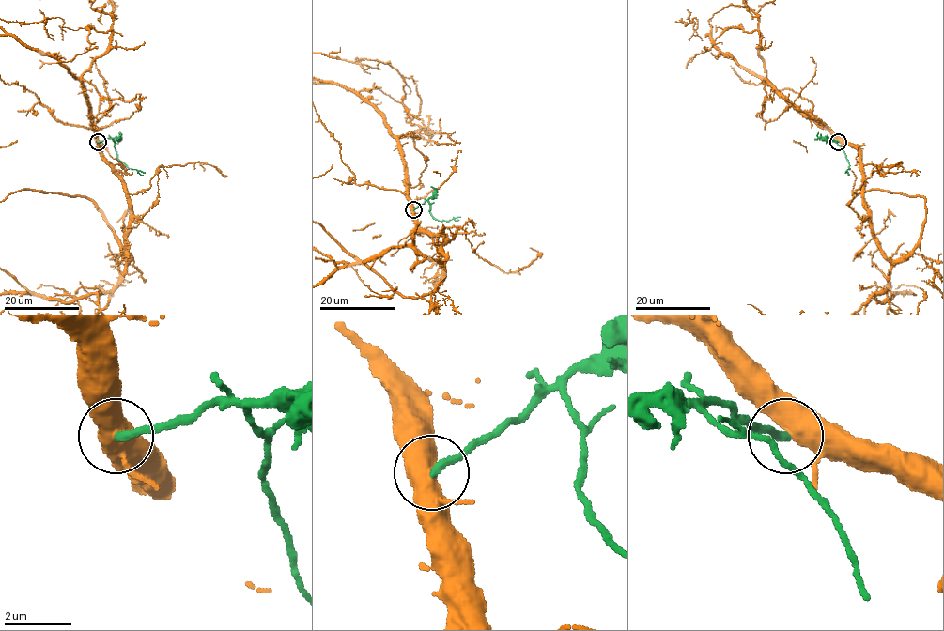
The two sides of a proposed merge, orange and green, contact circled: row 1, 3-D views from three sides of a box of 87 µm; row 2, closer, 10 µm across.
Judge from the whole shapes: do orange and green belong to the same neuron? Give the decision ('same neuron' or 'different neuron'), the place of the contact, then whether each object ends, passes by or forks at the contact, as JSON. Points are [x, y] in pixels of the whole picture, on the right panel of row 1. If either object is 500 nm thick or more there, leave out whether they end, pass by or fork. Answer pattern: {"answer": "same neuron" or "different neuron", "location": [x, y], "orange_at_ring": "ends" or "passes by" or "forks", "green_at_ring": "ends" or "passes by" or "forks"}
{"answer": "same neuron", "location": [838, 142]}

